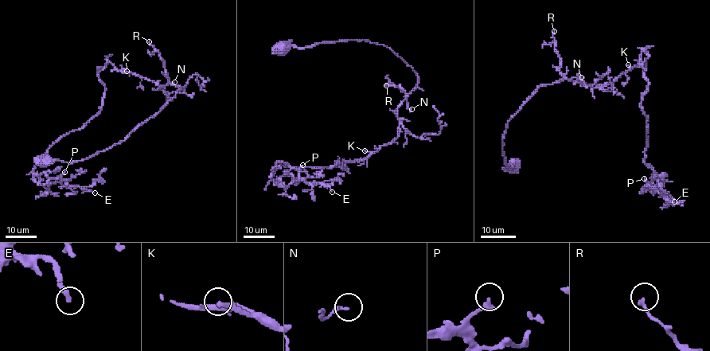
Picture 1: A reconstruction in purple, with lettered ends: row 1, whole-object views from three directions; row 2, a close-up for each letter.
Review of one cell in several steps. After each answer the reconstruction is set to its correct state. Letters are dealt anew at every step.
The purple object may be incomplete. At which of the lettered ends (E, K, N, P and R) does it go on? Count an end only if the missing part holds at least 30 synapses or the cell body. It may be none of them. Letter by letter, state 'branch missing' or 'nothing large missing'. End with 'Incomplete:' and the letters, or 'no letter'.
E: branch missing
K: branch missing
N: nothing large missing
P: nothing large missing
R: nothing large missing
Incomplete: E, K

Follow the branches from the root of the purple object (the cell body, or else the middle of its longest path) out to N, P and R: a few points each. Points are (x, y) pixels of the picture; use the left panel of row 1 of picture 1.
N: (43, 161), (42, 158), (65, 162), (80, 161), (121, 142), (174, 96), (181, 87), (168, 84), (174, 82)
P: (43, 161), (121, 142), (181, 87), (107, 58), (102, 108), (33, 176), (44, 185), (64, 172)
R: (43, 161), (73, 162), (104, 151), (121, 142), (174, 96), (181, 87), (169, 83), (163, 61), (149, 41)

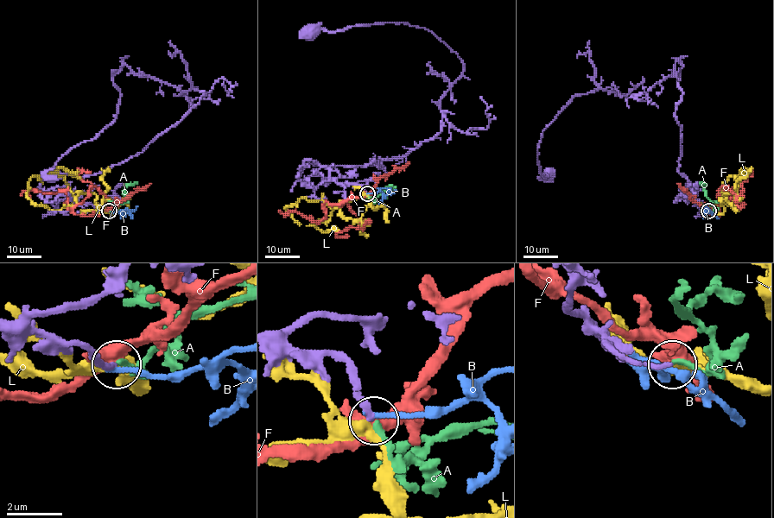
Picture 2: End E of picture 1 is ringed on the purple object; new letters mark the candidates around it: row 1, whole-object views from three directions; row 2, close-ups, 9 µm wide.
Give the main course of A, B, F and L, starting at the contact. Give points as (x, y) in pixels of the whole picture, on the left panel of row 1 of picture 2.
A: (110, 211), (126, 203), (129, 200), (125, 188), (136, 184)
B: (108, 211), (129, 211), (136, 206)
F: (108, 211), (83, 216), (72, 211), (83, 202), (91, 187), (96, 186), (104, 193), (79, 176), (91, 173)
L: (108, 211), (116, 203), (102, 207), (79, 192), (60, 209), (34, 204), (28, 182), (42, 183)

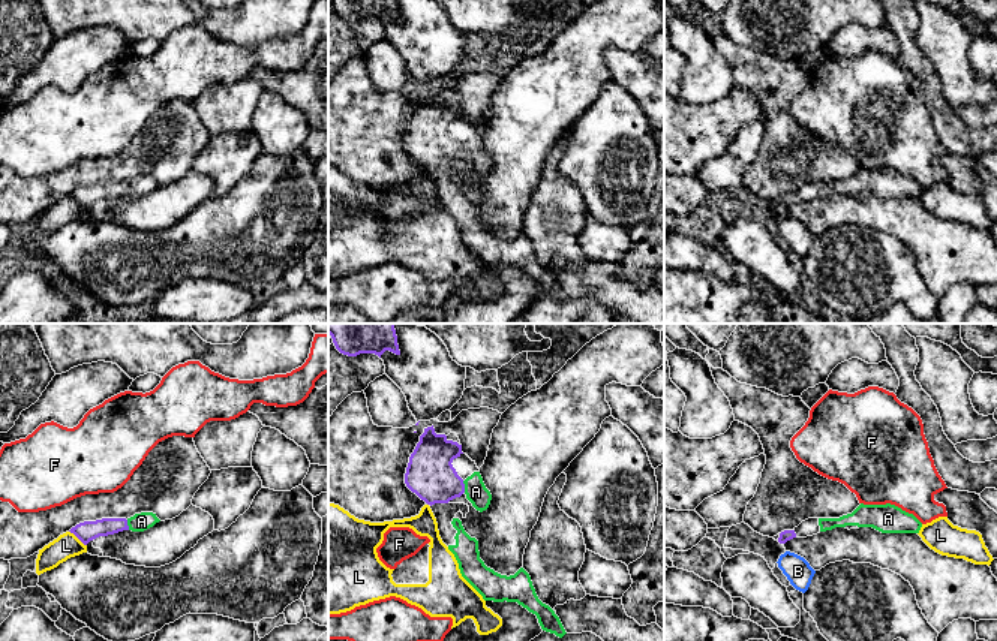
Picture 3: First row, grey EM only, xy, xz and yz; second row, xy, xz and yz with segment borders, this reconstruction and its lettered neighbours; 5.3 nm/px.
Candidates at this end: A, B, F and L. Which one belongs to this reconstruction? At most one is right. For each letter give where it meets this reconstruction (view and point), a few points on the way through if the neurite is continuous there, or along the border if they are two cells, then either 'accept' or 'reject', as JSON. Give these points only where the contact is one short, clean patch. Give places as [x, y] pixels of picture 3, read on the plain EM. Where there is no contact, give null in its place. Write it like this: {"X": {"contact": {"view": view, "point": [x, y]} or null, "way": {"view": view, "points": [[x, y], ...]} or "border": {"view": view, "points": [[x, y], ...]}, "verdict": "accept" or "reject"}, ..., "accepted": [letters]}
{"A": {"contact": {"view": "xz", "point": [464, 152]}, "verdict": "accept"}, "B": {"contact": null, "verdict": "reject"}, "F": {"contact": null, "verdict": "reject"}, "L": {"contact": {"view": "xy", "point": [78, 202]}, "verdict": "reject"}, "accepted": ["A"]}

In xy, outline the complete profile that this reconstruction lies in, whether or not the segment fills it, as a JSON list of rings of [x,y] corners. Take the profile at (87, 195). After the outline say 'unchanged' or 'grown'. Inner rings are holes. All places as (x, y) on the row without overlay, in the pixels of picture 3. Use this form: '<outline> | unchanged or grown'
[[[153,177],[135,178],[130,183],[102,183],[96,186],[84,186],[72,192],[73,198],[84,210],[99,201],[114,199],[123,195],[144,196],[160,184]]] | grown

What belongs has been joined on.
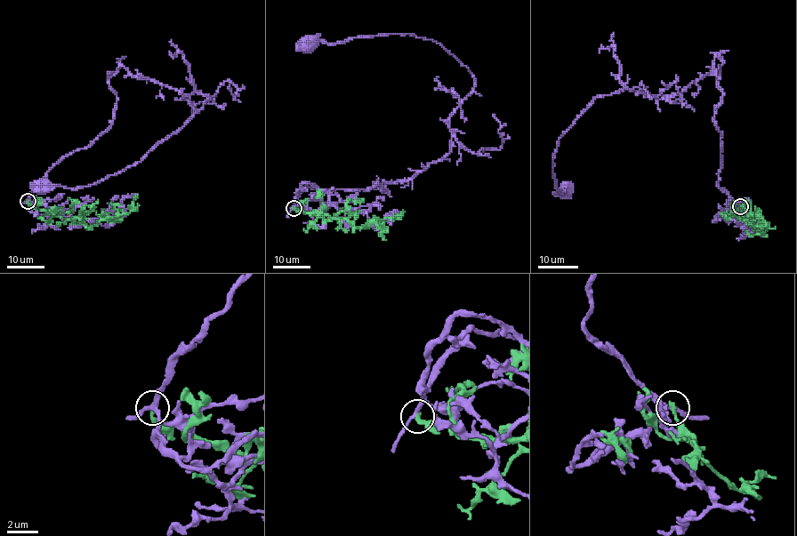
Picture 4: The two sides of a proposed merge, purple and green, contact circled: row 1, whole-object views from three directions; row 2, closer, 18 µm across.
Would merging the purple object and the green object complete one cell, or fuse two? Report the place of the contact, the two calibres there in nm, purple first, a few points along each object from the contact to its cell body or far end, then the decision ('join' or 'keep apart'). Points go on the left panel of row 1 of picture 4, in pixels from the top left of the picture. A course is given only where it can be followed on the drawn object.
(28, 201) | 200/280 nm | purple via (27, 201), (110, 124), (119, 60), (186, 99), (210, 99), (140, 162), (92, 185), (41, 187) | green via (28, 201), (63, 218), (80, 218), (92, 226), (100, 220), (126, 214), (132, 208), (137, 194) | keep apart

